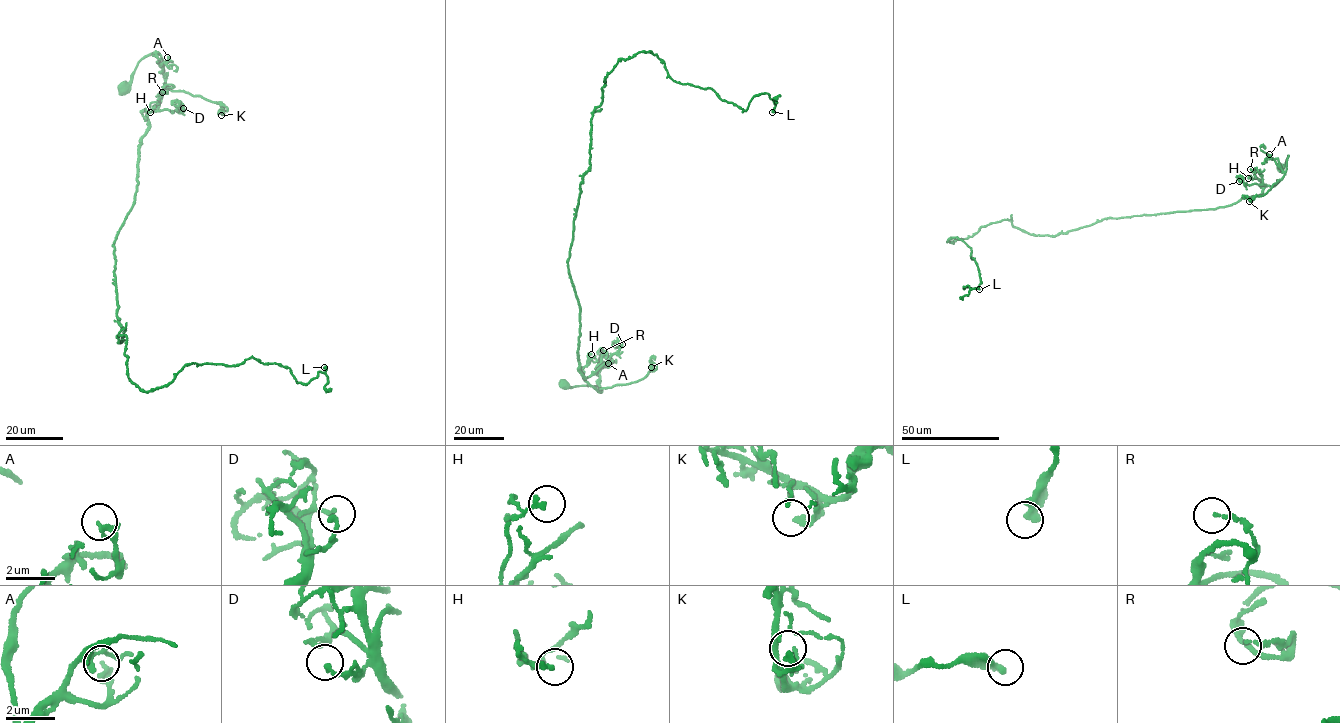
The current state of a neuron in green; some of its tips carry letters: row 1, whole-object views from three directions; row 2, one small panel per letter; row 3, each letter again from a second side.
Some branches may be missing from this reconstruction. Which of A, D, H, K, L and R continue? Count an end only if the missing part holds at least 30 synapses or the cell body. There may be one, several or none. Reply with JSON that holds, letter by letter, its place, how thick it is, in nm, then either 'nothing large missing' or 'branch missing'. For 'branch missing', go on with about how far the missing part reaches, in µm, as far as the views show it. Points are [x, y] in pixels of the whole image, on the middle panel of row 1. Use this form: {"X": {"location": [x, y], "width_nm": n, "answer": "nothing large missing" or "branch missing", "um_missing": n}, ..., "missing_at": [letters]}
{"A": {"location": [608, 363], "width_nm": 240, "answer": "nothing large missing"}, "D": {"location": [622, 344], "width_nm": 200, "answer": "nothing large missing"}, "H": {"location": [591, 354], "width_nm": 160, "answer": "nothing large missing"}, "K": {"location": [651, 367], "width_nm": 130, "answer": "nothing large missing"}, "L": {"location": [772, 112], "width_nm": 400, "answer": "nothing large missing"}, "R": {"location": [603, 350], "width_nm": 150, "answer": "nothing large missing"}, "missing_at": []}

